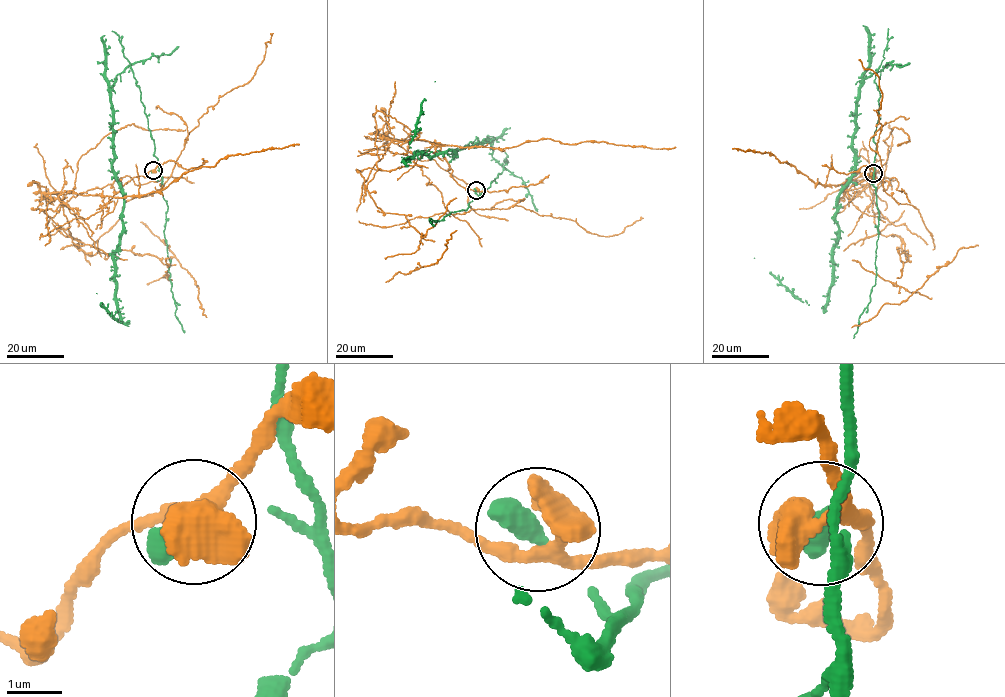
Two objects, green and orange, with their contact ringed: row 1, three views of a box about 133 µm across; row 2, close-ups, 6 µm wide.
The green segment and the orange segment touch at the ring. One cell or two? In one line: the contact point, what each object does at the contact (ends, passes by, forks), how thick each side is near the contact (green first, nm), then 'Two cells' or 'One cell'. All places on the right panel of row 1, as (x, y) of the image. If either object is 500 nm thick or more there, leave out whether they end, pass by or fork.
Place: (873, 173). At the ring green ends. At the ring orange passes by. Thickness 460 nm (green) against 480 nm. Two cells

